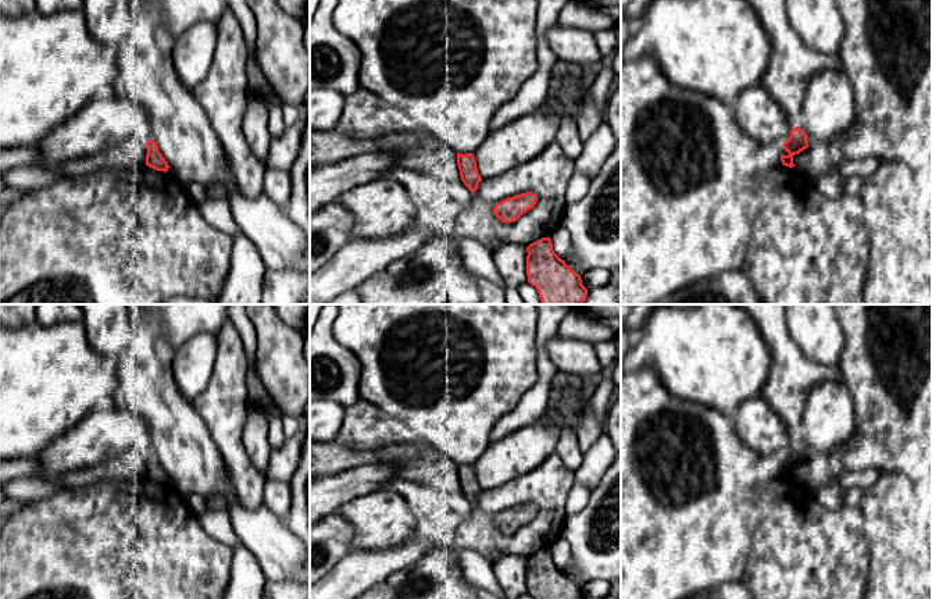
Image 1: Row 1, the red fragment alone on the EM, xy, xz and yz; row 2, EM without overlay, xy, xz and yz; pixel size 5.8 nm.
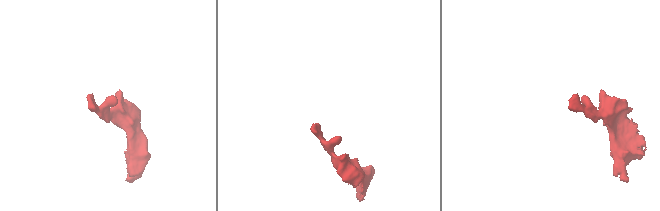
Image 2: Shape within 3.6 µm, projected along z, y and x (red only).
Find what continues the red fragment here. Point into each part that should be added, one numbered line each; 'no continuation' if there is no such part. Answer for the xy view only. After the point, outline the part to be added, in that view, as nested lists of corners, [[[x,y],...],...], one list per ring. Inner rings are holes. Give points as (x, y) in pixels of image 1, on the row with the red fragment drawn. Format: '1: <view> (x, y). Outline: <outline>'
no continuation

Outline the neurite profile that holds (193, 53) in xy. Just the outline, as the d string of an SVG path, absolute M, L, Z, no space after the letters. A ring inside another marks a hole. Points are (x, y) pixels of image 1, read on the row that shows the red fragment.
M200 21L176 36L172 61L181 82L193 89L204 81L218 43L217 25Z

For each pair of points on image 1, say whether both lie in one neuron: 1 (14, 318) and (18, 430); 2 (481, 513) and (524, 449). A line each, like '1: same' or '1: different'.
1: different
2: different

